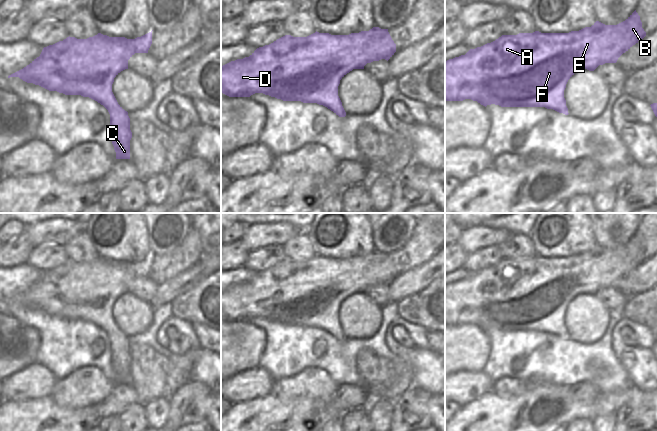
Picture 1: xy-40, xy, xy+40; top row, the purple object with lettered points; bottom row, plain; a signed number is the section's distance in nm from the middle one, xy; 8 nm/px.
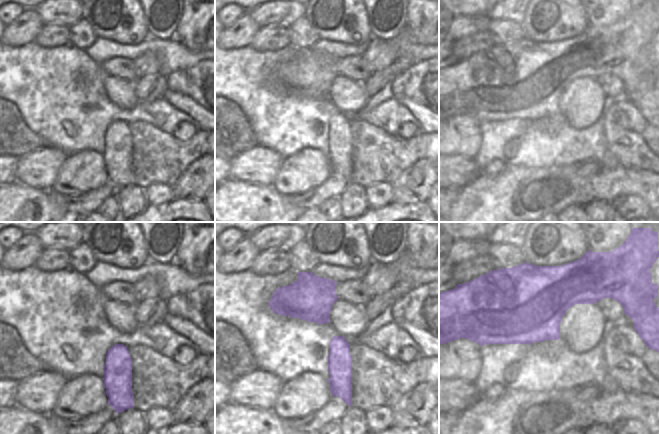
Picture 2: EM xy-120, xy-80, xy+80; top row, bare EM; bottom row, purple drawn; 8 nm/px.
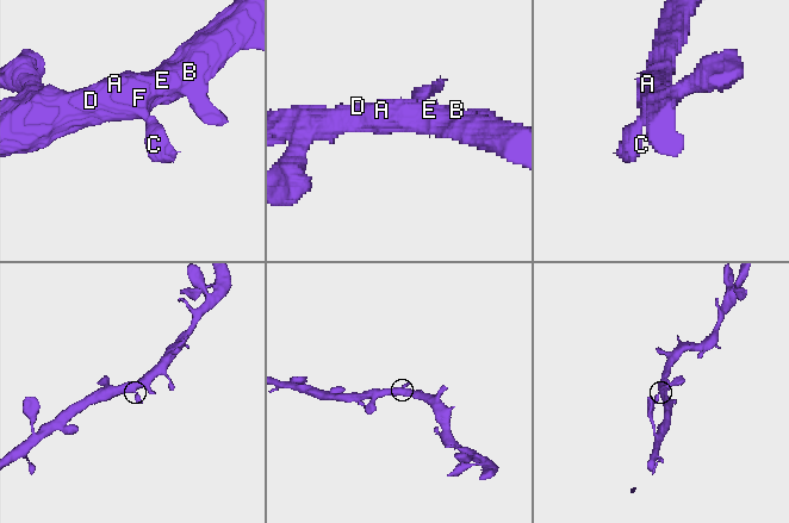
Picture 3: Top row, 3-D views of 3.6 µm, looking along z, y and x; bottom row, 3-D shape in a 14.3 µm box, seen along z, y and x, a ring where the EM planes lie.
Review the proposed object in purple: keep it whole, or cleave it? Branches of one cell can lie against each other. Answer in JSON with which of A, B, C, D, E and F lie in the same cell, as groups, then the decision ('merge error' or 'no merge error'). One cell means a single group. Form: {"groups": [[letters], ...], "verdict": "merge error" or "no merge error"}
{"groups": [["A", "B", "C", "D", "E", "F"]], "verdict": "no merge error"}

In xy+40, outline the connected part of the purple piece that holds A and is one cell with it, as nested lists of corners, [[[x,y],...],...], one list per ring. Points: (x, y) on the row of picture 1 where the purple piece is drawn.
[[[636,10],[617,25],[596,21],[591,27],[569,33],[519,33],[502,35],[495,41],[470,49],[465,55],[445,61],[445,101],[471,99],[483,106],[545,107],[568,115],[564,90],[568,80],[583,69],[594,71],[599,65],[616,63],[618,58],[646,36]]]

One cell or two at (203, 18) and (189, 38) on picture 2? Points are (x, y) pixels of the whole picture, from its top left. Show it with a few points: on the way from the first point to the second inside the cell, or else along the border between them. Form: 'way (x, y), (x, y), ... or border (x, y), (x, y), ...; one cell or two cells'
way (203, 23), (194, 33); one cell

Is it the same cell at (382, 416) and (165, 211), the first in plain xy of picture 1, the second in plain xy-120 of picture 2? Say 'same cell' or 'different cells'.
different cells

